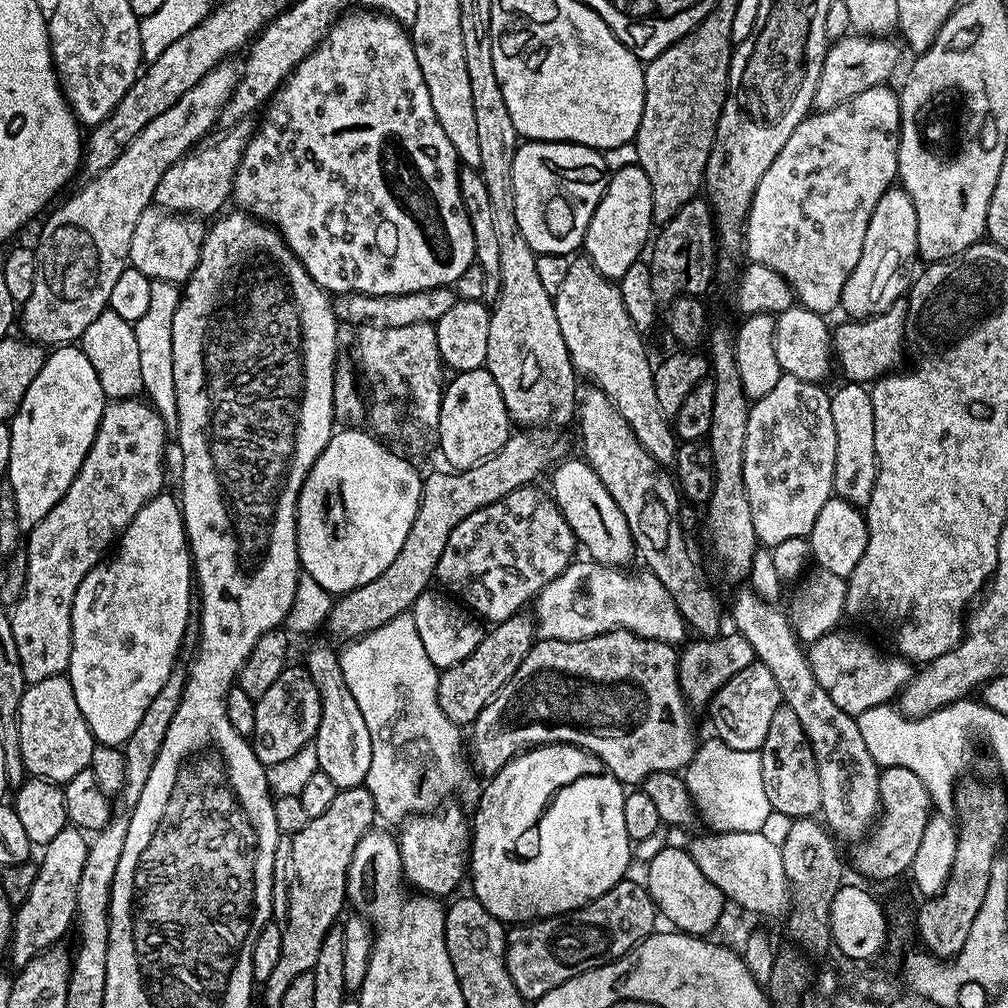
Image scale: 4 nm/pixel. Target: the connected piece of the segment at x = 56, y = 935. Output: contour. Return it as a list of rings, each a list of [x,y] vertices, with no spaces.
[[[71,826],[64,828],[62,834],[57,834],[56,837],[50,841],[49,844],[43,845],[42,852],[44,852],[44,857],[38,860],[36,864],[36,869],[38,870],[38,878],[34,878],[34,886],[30,890],[30,898],[26,898],[26,902],[22,902],[18,905],[14,912],[14,919],[12,921],[12,939],[10,941],[10,957],[16,963],[16,966],[23,966],[29,964],[35,956],[40,956],[42,953],[48,951],[49,948],[59,945],[61,943],[60,939],[68,932],[68,927],[73,927],[76,918],[76,899],[78,898],[78,882],[82,882],[82,868],[86,866],[86,856],[88,854],[88,846],[90,840],[87,835],[79,828],[73,828]]]

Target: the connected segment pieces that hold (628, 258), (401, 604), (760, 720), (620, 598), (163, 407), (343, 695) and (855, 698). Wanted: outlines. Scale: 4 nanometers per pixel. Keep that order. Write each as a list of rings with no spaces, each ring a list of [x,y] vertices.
[[[639,164],[626,166],[625,169],[618,169],[609,175],[606,190],[594,210],[594,218],[590,218],[590,226],[584,235],[582,252],[606,279],[618,282],[622,274],[626,274],[626,270],[630,270],[630,266],[634,266],[634,262],[645,255],[653,232],[650,178],[646,178],[646,170],[642,170]]]
[[[548,430],[516,431],[509,435],[497,452],[490,454],[490,458],[478,462],[478,466],[432,472],[423,477],[424,489],[420,495],[418,514],[414,514],[414,526],[410,526],[410,534],[406,534],[406,542],[402,542],[398,558],[394,558],[394,562],[390,562],[390,566],[386,566],[374,582],[366,582],[366,586],[343,593],[333,603],[327,631],[332,631],[341,642],[354,641],[385,626],[392,618],[407,613],[416,599],[429,591],[431,584],[428,583],[433,583],[438,558],[442,558],[442,550],[446,550],[446,542],[450,542],[450,534],[454,534],[454,526],[470,518],[470,514],[482,506],[490,506],[506,498],[506,494],[536,482],[544,472],[544,463],[559,450],[560,440],[551,436]]]
[[[753,662],[730,682],[726,682],[716,691],[710,705],[712,711],[712,728],[715,739],[726,742],[726,746],[734,746],[734,750],[759,752],[766,742],[766,734],[770,731],[770,722],[774,719],[774,710],[782,707],[778,681],[774,674],[759,662]]]
[[[591,558],[573,559],[566,570],[562,570],[562,574],[558,574],[558,578],[554,578],[545,586],[538,595],[534,598],[534,605],[536,604],[536,612],[534,611],[534,623],[536,625],[537,637],[541,640],[561,640],[562,642],[574,642],[575,640],[585,640],[586,638],[594,638],[598,634],[606,634],[621,628],[627,632],[633,632],[635,636],[641,636],[647,640],[661,640],[673,646],[680,646],[685,643],[686,625],[682,614],[678,610],[678,606],[674,602],[674,598],[666,590],[666,586],[662,586],[662,582],[658,582],[658,578],[654,578],[654,574],[647,570],[640,570],[640,573],[628,572],[632,570],[625,570],[624,568],[611,568],[608,564],[598,564]]]
[[[165,280],[151,281],[150,306],[146,314],[134,324],[134,338],[138,338],[138,355],[142,365],[143,395],[147,397],[156,413],[164,419],[165,429],[174,430],[178,426],[178,398],[174,390],[174,310],[178,310],[182,292],[179,287]]]
[[[316,642],[307,650],[302,662],[318,686],[322,702],[322,718],[312,743],[317,769],[330,774],[337,789],[359,788],[365,783],[372,763],[372,740],[354,694],[346,684],[339,653],[324,642]]]
[[[840,631],[827,632],[807,649],[808,661],[814,670],[814,678],[818,678],[818,686],[834,698],[840,709],[854,717],[860,716],[862,710],[870,710],[870,706],[892,704],[912,680],[913,665],[899,654],[888,657],[886,653],[879,652],[856,632]]]

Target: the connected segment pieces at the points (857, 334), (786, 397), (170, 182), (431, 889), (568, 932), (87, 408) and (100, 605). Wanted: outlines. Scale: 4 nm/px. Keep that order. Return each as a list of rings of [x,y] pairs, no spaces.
[[[901,298],[877,316],[868,320],[849,319],[848,324],[835,325],[832,332],[832,351],[838,368],[844,371],[844,380],[867,385],[882,376],[887,376],[893,370],[901,367],[900,359],[905,359],[906,345],[904,343],[904,323],[908,317],[907,299]]]
[[[782,374],[774,390],[748,409],[742,478],[746,478],[754,534],[769,550],[790,538],[811,537],[822,506],[834,496],[836,439],[834,414],[830,414],[832,397],[820,388],[819,383]]]
[[[248,118],[239,120],[225,131],[228,132],[225,136],[218,137],[213,144],[205,143],[189,151],[177,164],[170,165],[156,187],[155,207],[168,214],[187,214],[193,218],[215,217],[221,211],[219,208],[229,203],[234,174],[242,162],[248,140],[254,135],[252,122]]]
[[[449,803],[435,812],[417,814],[408,817],[399,825],[398,841],[400,857],[404,863],[404,879],[417,893],[437,898],[451,897],[460,883],[465,883],[466,873],[470,868],[470,853],[472,851],[472,830],[469,817],[458,805]]]
[[[625,878],[584,908],[509,927],[504,946],[506,970],[518,994],[525,1001],[535,1002],[578,974],[621,960],[652,935],[657,927],[656,920],[656,903],[650,898],[647,887]]]
[[[56,346],[47,353],[42,370],[38,370],[38,378],[30,382],[30,390],[26,390],[26,398],[18,406],[15,416],[10,421],[10,458],[8,459],[7,480],[13,487],[17,518],[21,529],[30,530],[58,506],[58,502],[70,490],[70,482],[82,470],[82,462],[98,434],[98,426],[102,422],[102,414],[106,397],[102,385],[98,382],[98,374],[94,374],[94,366],[90,366],[90,358],[78,346]]]
[[[161,494],[150,502],[146,502],[146,506],[142,506],[142,510],[138,510],[138,514],[134,514],[134,518],[128,523],[128,529],[119,537],[118,547],[111,553],[111,556],[107,562],[95,564],[88,571],[86,578],[82,578],[82,586],[78,586],[78,594],[74,594],[72,653],[66,675],[74,690],[74,698],[78,701],[78,710],[82,710],[96,743],[122,746],[128,741],[130,734],[134,734],[138,722],[142,722],[142,714],[146,714],[146,706],[150,706],[150,702],[154,702],[154,694],[158,694],[158,690],[162,690],[166,678],[170,678],[170,674],[177,667],[176,655],[180,652],[180,643],[183,642],[184,631],[188,628],[188,615],[191,612],[193,615],[194,612],[194,569],[192,554],[188,550],[188,535],[184,529],[184,514],[180,510],[179,499],[175,495]]]

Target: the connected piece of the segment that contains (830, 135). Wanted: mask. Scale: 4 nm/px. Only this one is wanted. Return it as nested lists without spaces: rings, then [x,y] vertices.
[[[887,83],[874,86],[870,90],[862,90],[862,94],[854,94],[846,102],[834,106],[830,110],[815,111],[804,117],[804,121],[786,138],[786,146],[782,146],[778,158],[774,158],[770,170],[762,174],[762,182],[758,182],[758,190],[754,190],[754,202],[748,211],[748,221],[744,227],[743,255],[751,263],[770,266],[792,288],[793,297],[798,301],[799,307],[808,308],[812,312],[829,314],[840,308],[842,298],[842,286],[846,286],[846,278],[854,274],[854,266],[858,266],[858,258],[862,258],[862,241],[866,238],[866,226],[870,226],[870,214],[874,214],[874,206],[878,206],[878,198],[886,194],[888,189],[893,187],[898,180],[898,142],[900,141],[900,97],[895,87]]]

